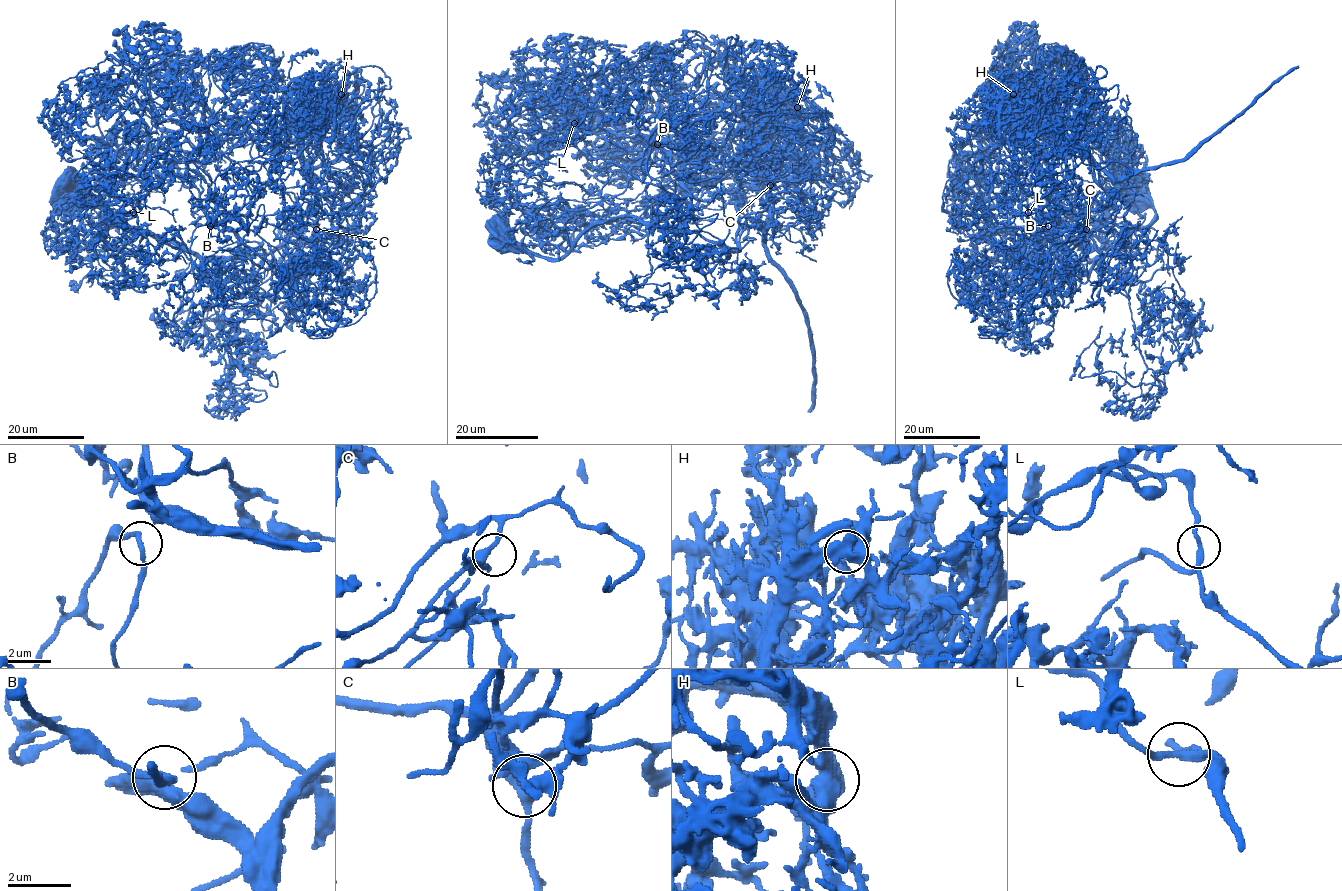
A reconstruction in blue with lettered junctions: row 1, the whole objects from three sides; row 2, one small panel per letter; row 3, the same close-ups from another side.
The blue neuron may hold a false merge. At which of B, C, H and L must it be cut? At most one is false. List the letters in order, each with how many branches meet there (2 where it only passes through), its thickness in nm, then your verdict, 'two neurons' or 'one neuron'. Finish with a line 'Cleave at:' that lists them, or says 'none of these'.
B: 3 | 170 nm | one neuron
C: 4 | 320 nm | one neuron
H: 4 | 500 nm | two neurons
L: 3 | 240 nm | one neuron
Cleave at: H

